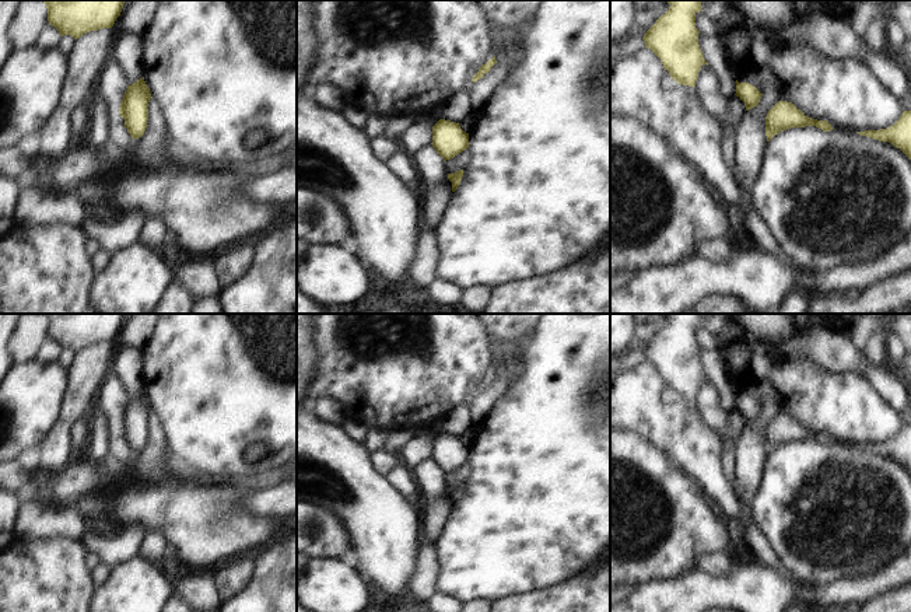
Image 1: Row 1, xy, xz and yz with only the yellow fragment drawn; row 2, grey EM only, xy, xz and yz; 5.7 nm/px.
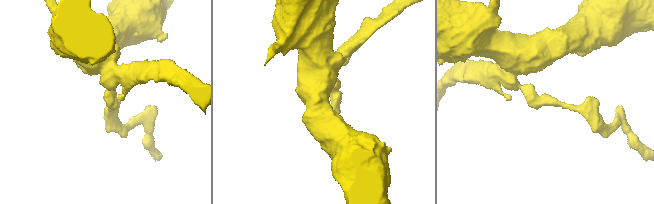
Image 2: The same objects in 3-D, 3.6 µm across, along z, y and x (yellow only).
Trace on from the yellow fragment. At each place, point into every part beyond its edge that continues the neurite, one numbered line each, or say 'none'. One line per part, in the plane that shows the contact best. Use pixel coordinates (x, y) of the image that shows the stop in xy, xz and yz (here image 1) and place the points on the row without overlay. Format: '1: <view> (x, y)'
none

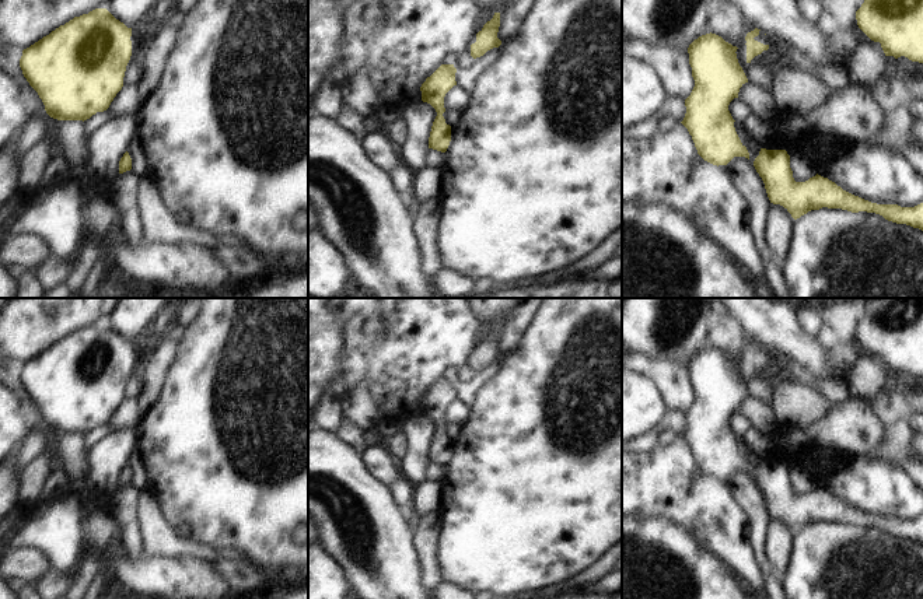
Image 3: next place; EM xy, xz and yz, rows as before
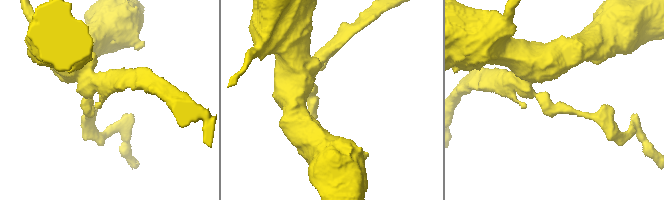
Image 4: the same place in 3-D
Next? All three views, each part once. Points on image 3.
none

